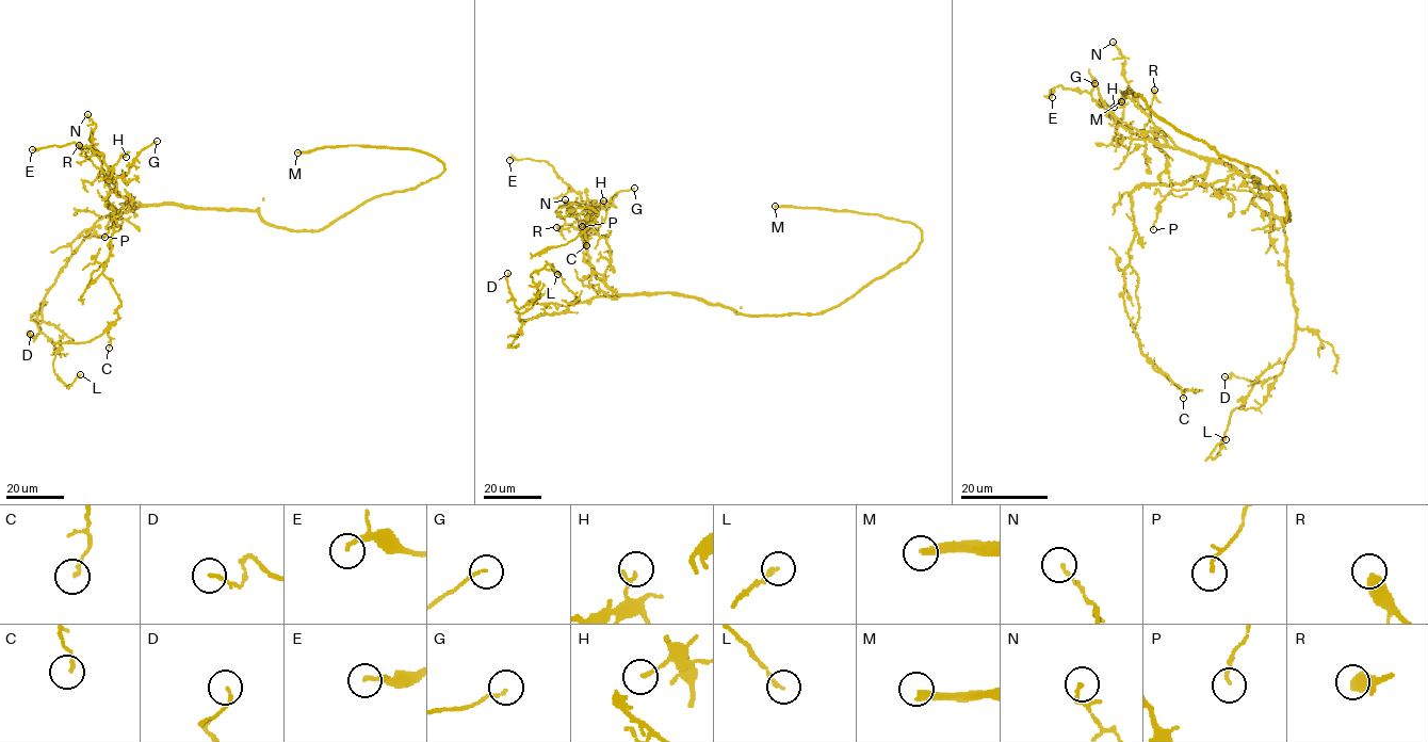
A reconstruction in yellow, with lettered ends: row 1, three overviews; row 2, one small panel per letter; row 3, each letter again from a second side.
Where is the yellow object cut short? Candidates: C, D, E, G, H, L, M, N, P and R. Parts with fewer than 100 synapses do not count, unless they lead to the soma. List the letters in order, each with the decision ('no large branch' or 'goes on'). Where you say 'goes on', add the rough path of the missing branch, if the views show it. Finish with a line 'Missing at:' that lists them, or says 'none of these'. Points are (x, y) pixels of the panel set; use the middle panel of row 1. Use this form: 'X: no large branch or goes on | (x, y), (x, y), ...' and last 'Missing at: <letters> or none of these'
C: no large branch
D: no large branch
E: no large branch
G: no large branch
H: no large branch
L: no large branch
M: goes on | (775, 206), (698, 210), (623, 226), (600, 204), (600, 210), (611, 229), (618, 227)
N: no large branch
P: no large branch
R: no large branch
Missing at: M

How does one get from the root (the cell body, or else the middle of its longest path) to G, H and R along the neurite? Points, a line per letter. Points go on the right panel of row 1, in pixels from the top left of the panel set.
G: (1275, 189), (1259, 188), (1256, 180), (1230, 164), (1136, 130), (1112, 113), (1094, 83)
H: (1275, 189), (1259, 188), (1256, 180), (1230, 164), (1130, 132), (1121, 124), (1123, 108), (1114, 107)
R: (1275, 189), (1259, 188), (1256, 180), (1244, 177), (1230, 164), (1153, 143), (1143, 128), (1150, 118), (1154, 90)

